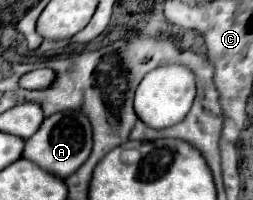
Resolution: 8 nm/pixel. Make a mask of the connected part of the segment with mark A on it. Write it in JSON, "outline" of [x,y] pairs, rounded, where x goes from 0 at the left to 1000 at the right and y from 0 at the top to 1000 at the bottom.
{"outline":[[[229,560],[166,610],[150,660],[103,700],[87,790],[126,800],[174,860],[198,860],[221,890],[261,900],[285,860],[300,860],[348,790],[364,750],[364,650],[348,590],[324,560]]]}

